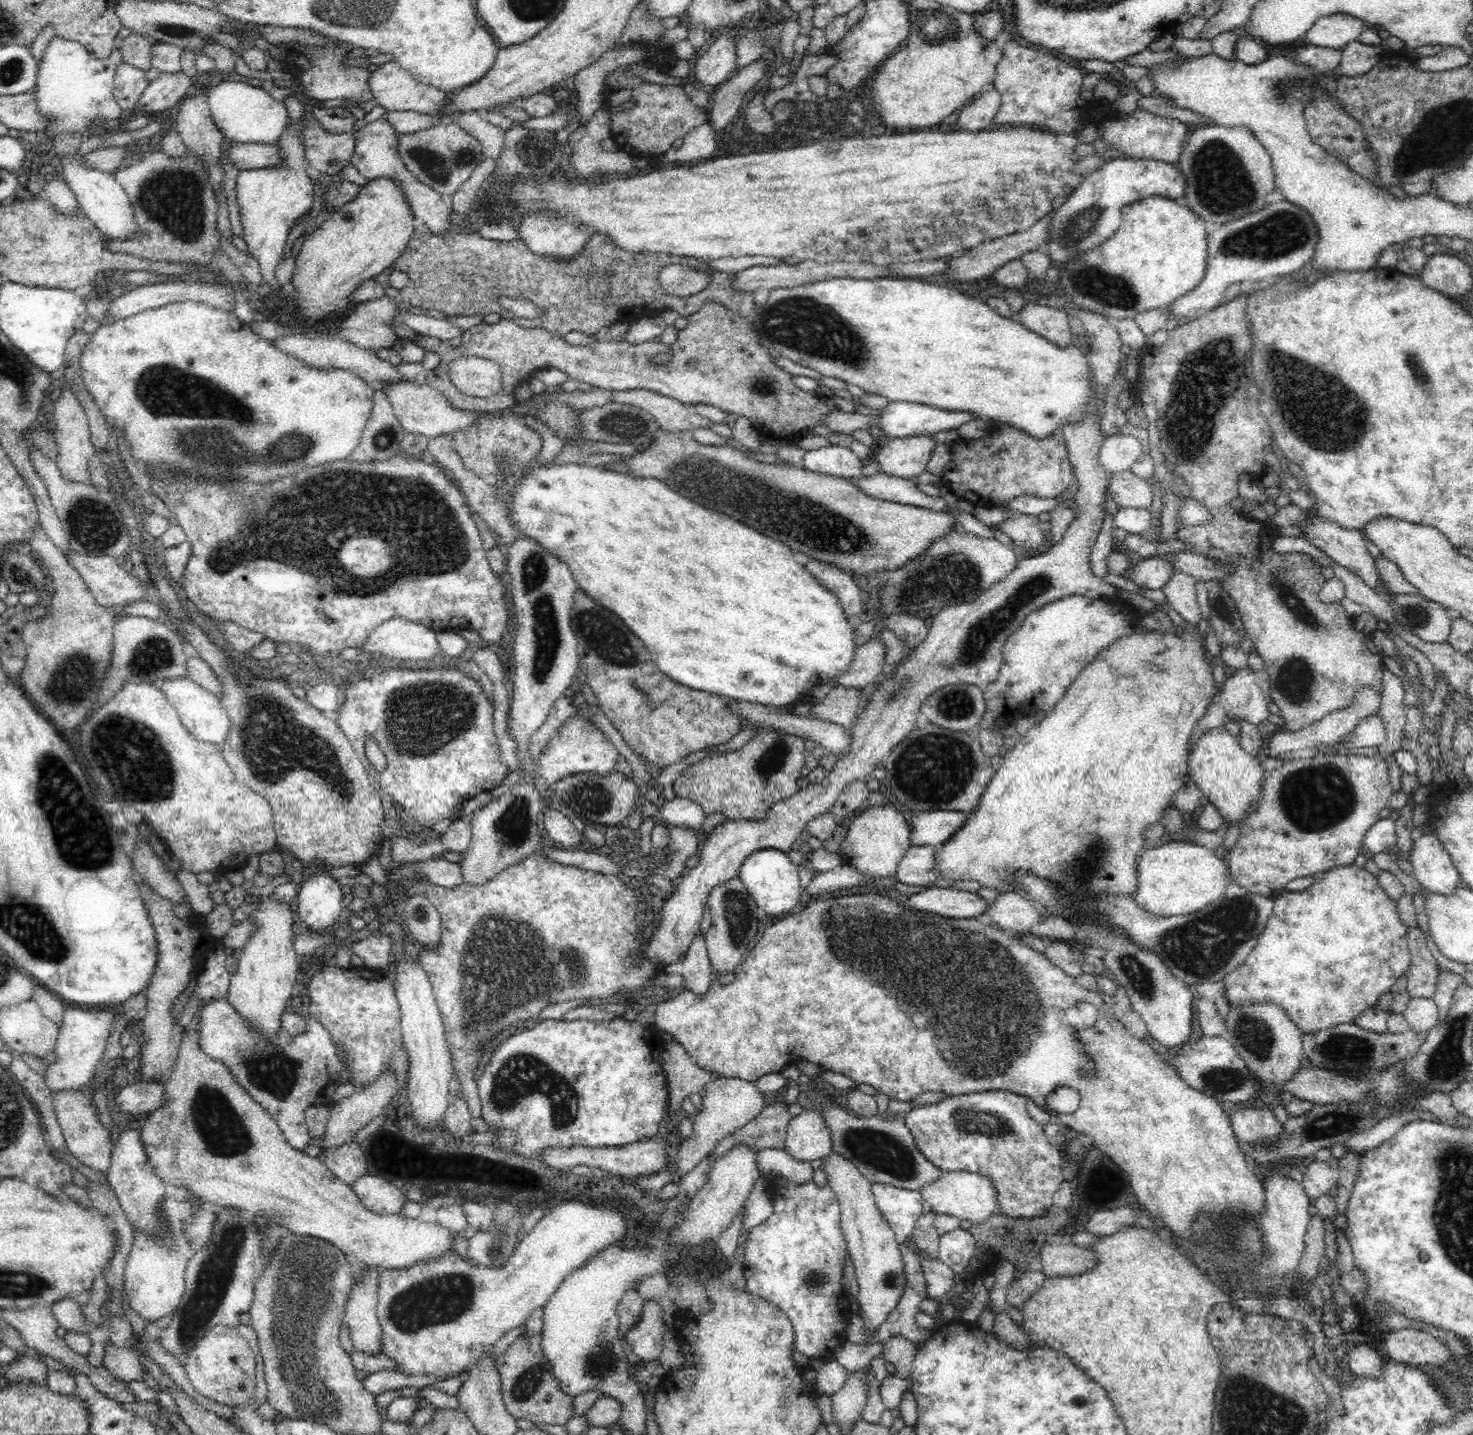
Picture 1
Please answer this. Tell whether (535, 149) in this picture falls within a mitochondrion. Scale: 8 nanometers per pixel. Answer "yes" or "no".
yes

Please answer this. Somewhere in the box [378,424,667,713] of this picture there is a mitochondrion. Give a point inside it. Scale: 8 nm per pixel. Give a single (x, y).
(549, 632)

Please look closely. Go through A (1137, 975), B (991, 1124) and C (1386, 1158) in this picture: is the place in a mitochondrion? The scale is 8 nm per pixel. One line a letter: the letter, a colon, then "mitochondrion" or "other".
A: mitochondrion
B: mitochondrion
C: other

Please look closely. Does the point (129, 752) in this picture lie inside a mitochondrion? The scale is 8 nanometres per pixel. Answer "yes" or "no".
yes

